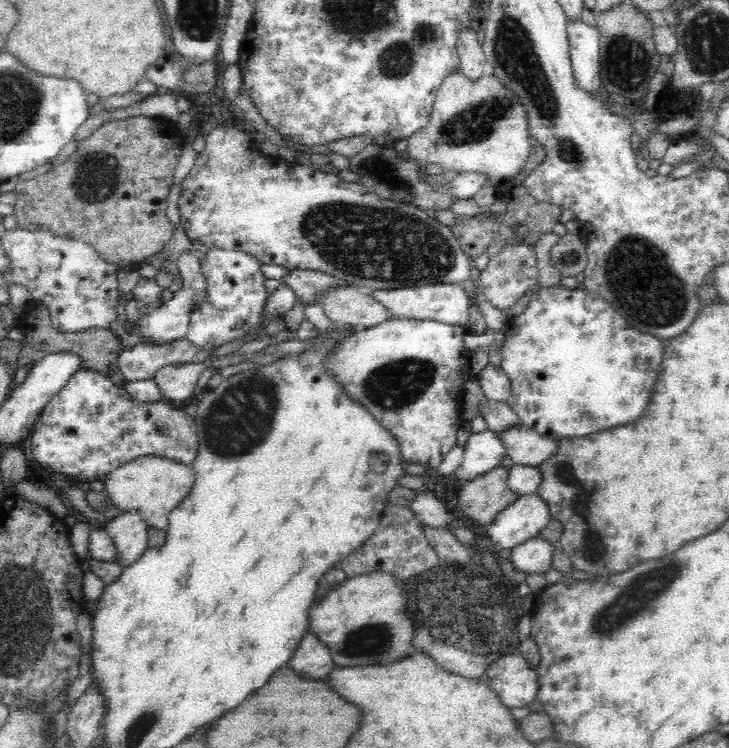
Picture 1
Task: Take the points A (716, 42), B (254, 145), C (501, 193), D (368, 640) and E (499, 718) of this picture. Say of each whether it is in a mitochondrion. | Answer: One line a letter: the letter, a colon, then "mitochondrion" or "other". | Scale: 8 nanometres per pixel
A: mitochondrion
B: other
C: other
D: mitochondrion
E: other

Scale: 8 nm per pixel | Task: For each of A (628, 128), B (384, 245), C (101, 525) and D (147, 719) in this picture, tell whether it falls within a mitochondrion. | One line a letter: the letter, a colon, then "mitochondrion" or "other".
A: other
B: mitochondrion
C: other
D: mitochondrion

